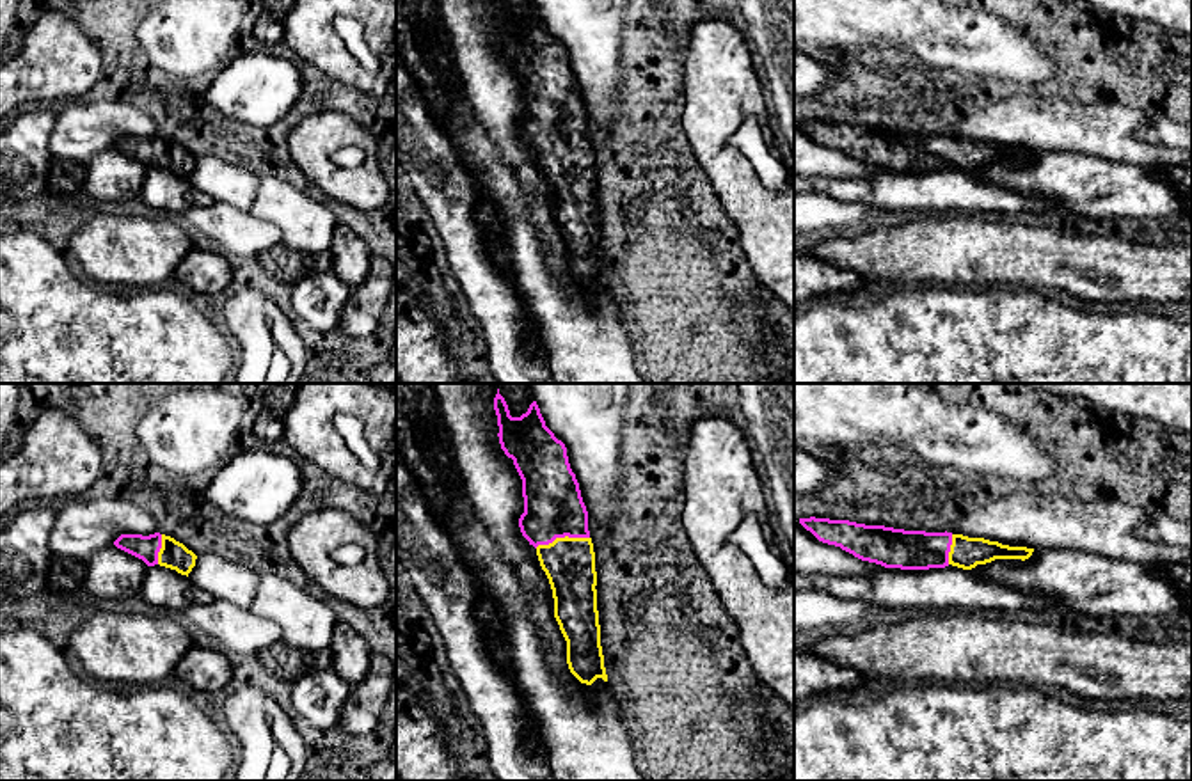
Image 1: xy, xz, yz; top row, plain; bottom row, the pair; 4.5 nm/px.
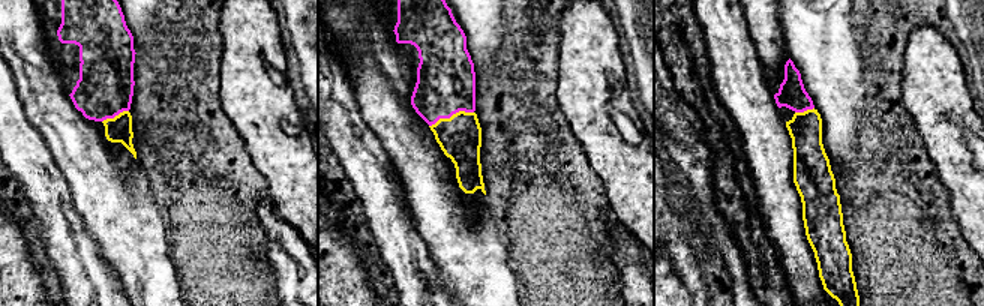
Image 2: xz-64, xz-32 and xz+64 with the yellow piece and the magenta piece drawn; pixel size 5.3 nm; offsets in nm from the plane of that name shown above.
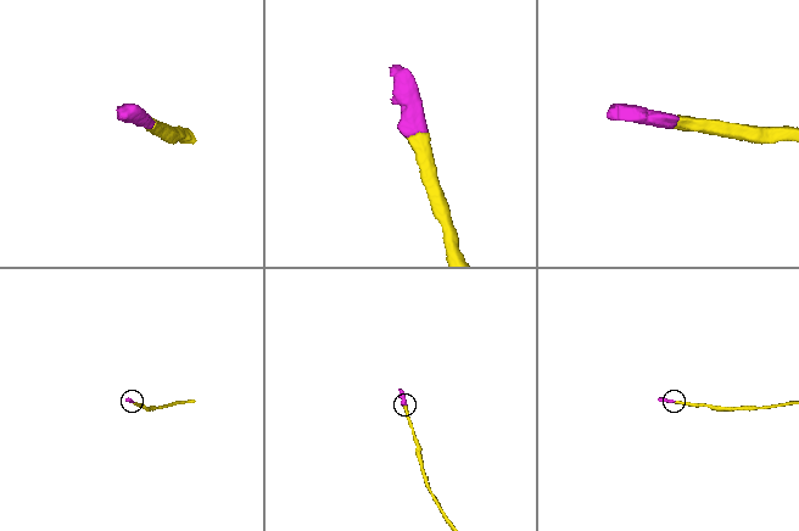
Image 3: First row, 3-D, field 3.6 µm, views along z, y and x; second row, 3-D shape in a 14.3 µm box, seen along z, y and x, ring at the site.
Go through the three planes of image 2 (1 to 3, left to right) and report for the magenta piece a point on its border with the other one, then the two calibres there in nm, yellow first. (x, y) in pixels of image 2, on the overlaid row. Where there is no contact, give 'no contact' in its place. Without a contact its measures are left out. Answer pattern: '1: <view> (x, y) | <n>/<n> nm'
1: xz-64 (116, 116) | 140/300 nm
2: xz-32 (452, 116) | 240/320 nm
3: xz+64 (804, 111) | 180/150 nm

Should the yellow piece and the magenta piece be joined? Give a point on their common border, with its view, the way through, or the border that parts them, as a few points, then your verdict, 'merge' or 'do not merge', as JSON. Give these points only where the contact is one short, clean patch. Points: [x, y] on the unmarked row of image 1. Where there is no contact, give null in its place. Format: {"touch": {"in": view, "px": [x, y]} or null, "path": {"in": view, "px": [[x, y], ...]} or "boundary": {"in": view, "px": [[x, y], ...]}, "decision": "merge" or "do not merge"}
{"touch": {"in": "xz", "px": [562, 141]}, "path": {"in": "xz", "px": [[569, 165], [562, 141], [553, 109]]}, "decision": "merge"}

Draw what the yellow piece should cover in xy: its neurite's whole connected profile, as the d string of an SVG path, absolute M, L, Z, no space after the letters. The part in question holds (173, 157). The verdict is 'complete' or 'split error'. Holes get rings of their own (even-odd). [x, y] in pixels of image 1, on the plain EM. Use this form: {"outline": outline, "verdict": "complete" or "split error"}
{"outline": "M155 135L149 138L142 137L121 137L114 147L139 162L147 169L165 169L176 172L181 178L187 178L195 169L197 158L188 153L183 146L176 144L171 138Z", "verdict": "split error"}

